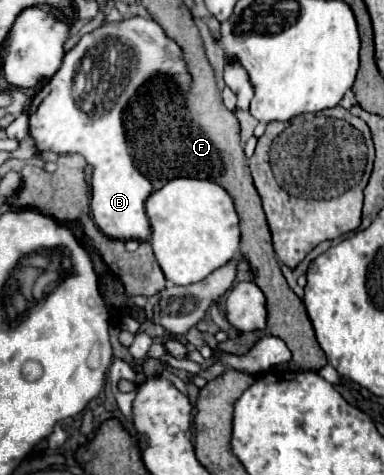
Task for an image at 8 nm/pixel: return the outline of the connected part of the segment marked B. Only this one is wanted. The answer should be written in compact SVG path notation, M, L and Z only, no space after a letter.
M130 17L118 23L104 23L98 29L82 35L82 39L64 55L64 63L32 99L30 105L30 135L36 141L40 154L44 160L55 162L60 155L78 153L82 155L92 167L92 215L96 225L114 239L142 239L150 235L150 223L144 211L144 201L152 193L152 185L146 177L142 177L136 167L126 143L124 125L122 125L122 111L134 93L154 77L164 75L168 77L180 91L188 91L192 85L192 75L184 61L182 47L166 35L166 31L154 21L144 17Z

